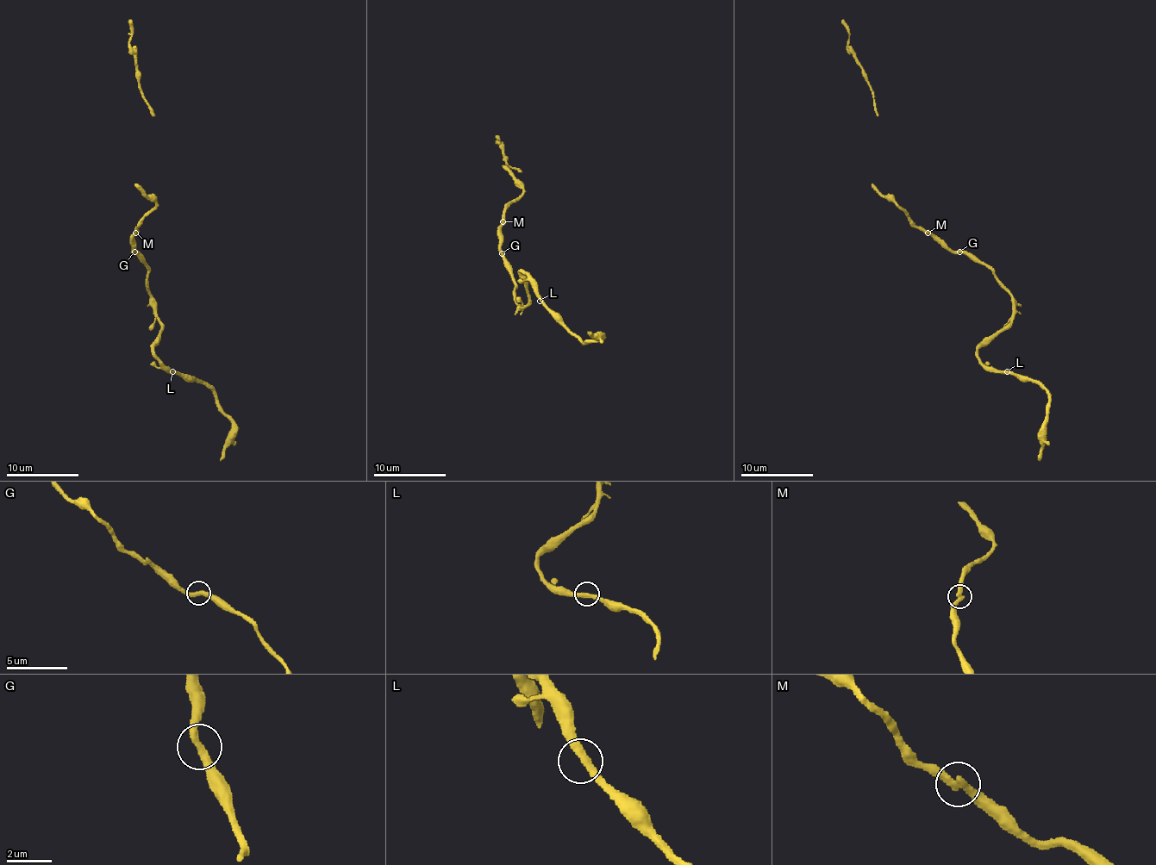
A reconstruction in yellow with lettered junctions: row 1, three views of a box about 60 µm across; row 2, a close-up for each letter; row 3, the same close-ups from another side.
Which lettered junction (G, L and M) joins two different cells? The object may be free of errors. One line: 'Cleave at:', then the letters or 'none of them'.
Cleave at: none of them

